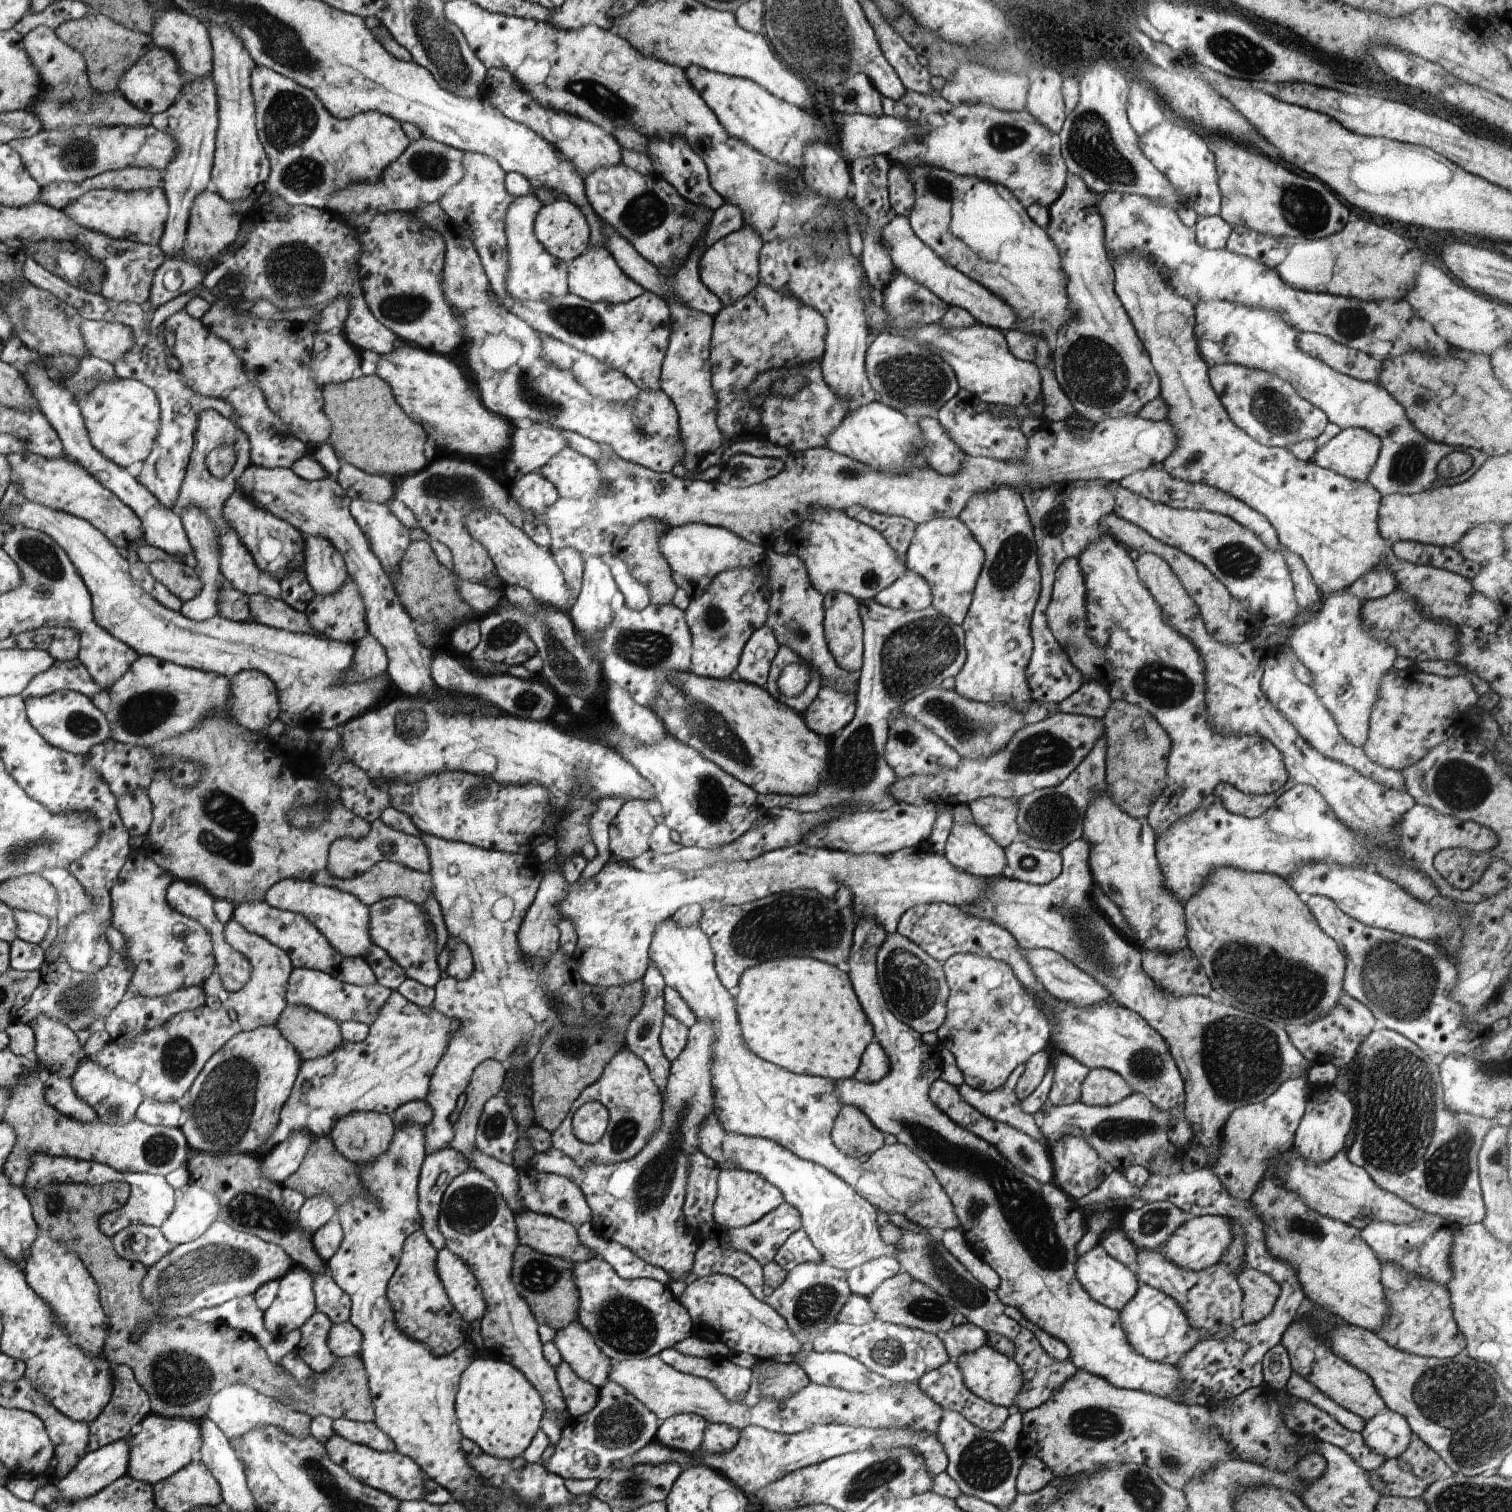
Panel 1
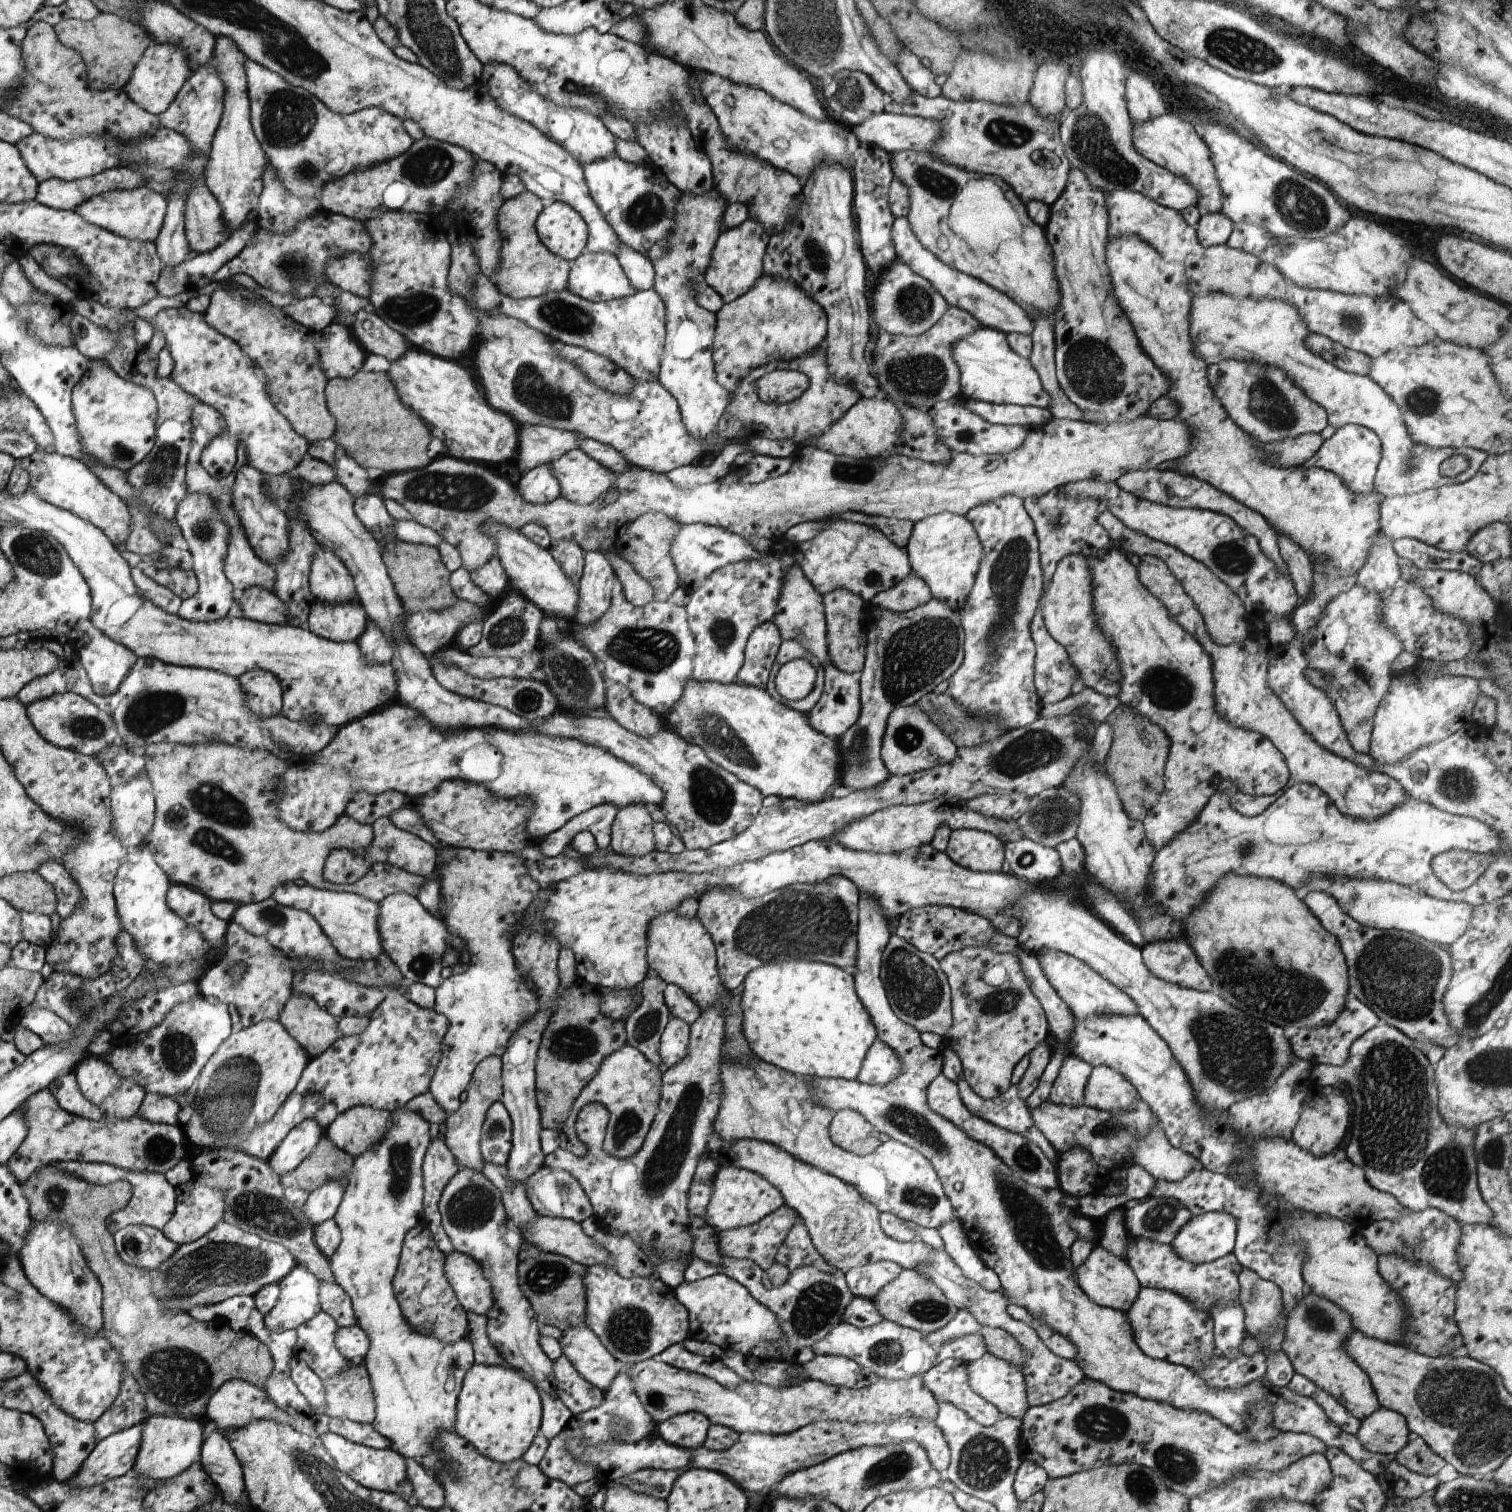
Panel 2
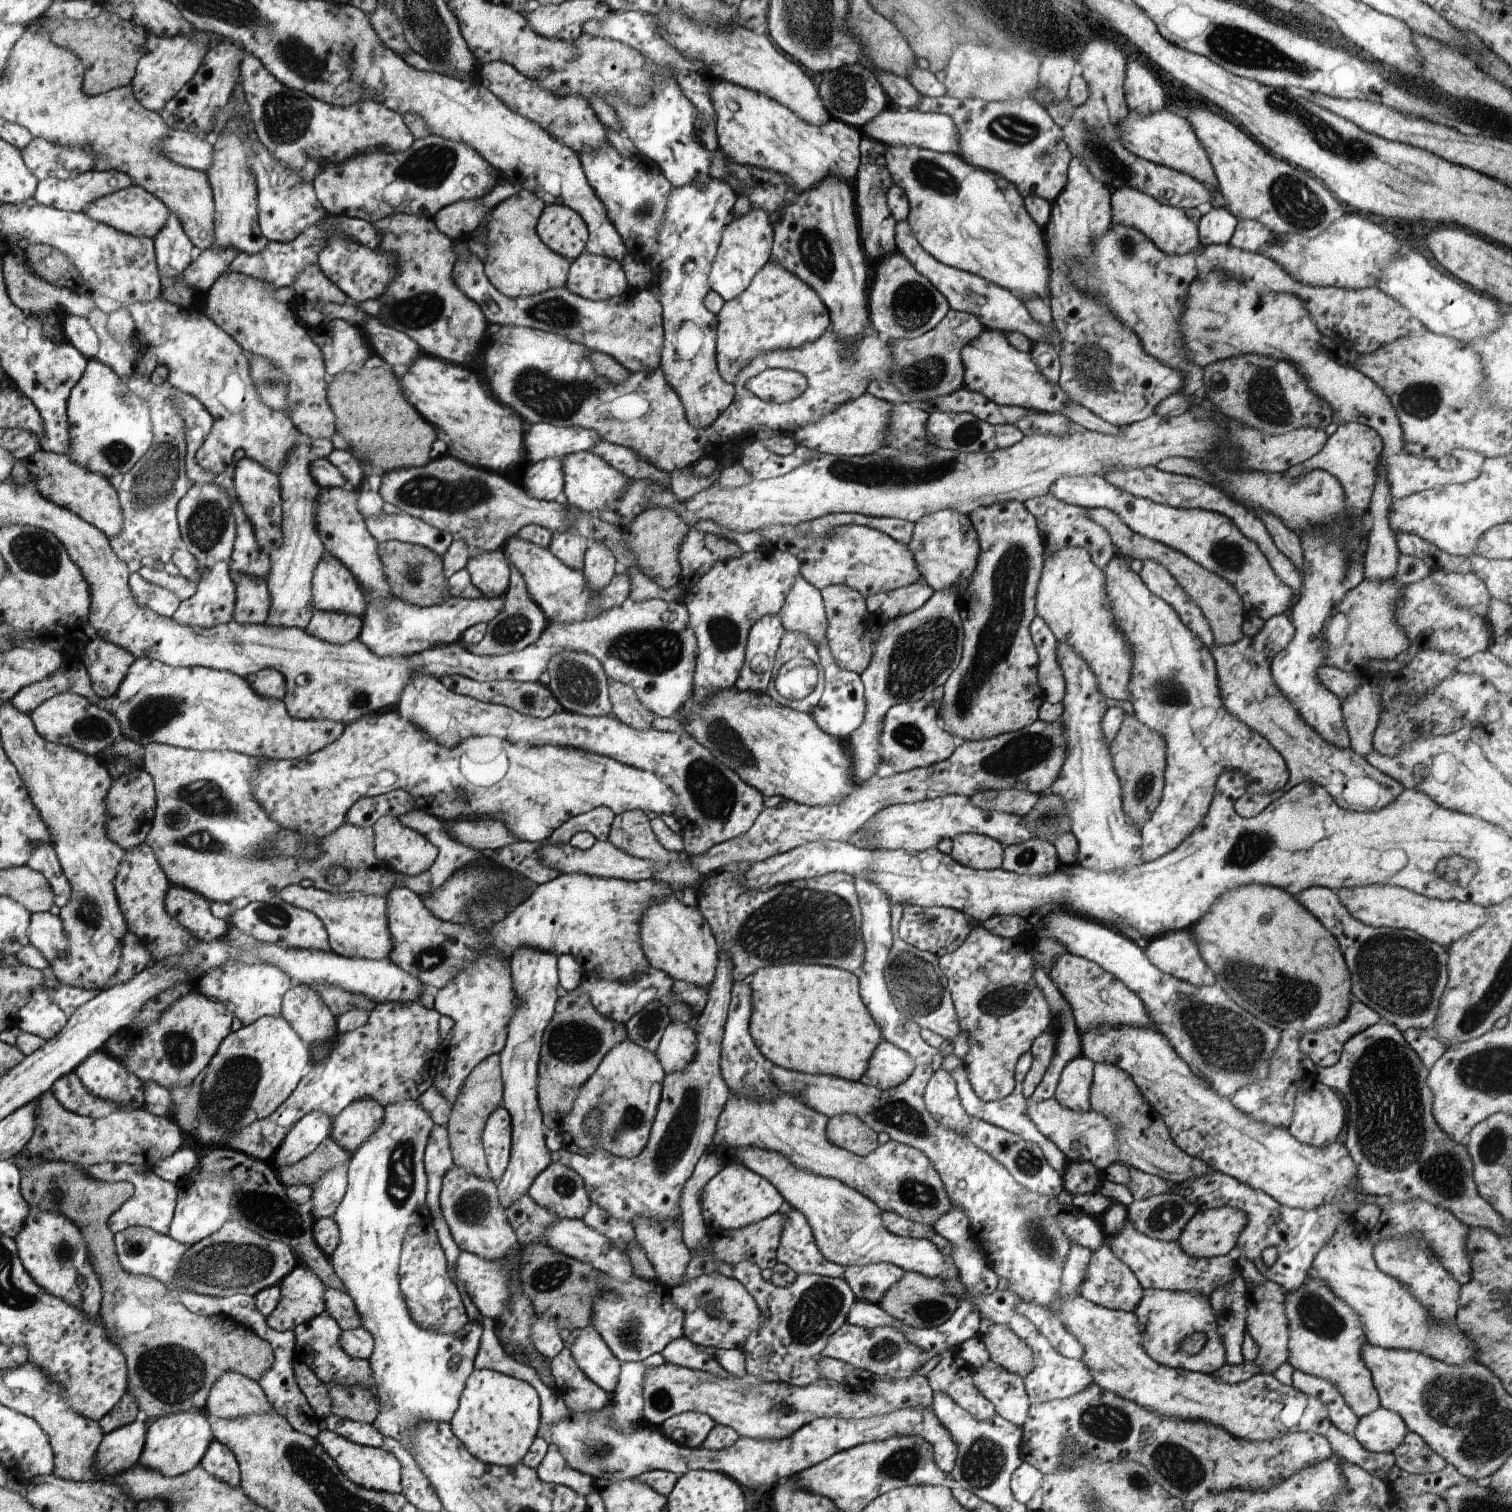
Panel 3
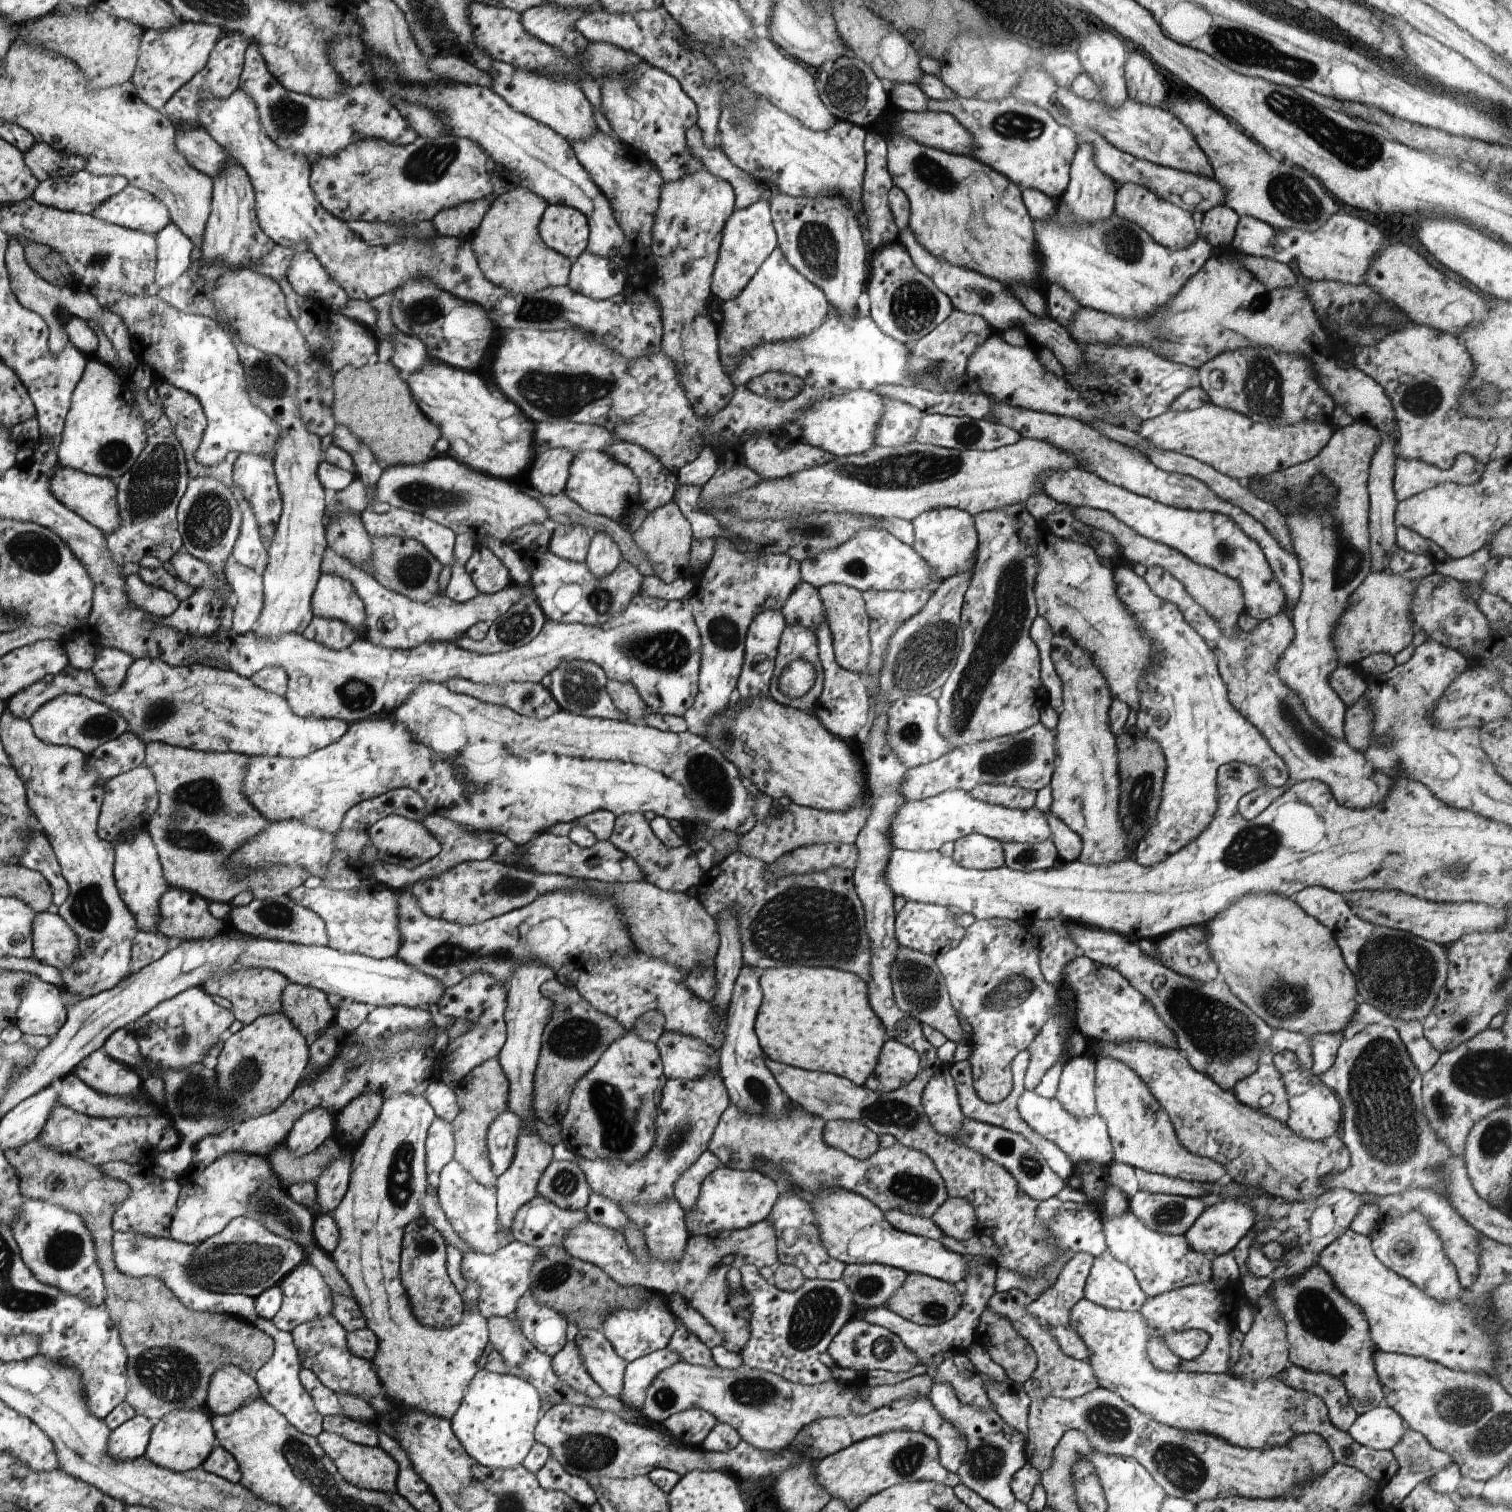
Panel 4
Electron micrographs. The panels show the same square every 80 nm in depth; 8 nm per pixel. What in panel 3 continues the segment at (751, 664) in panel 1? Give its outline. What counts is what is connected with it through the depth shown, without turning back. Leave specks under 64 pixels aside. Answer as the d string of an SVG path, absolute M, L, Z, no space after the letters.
M765 615L753 623L746 638L744 661L733 684L736 689L759 694L766 692L769 679L773 678L774 654L783 633L783 627L776 616Z

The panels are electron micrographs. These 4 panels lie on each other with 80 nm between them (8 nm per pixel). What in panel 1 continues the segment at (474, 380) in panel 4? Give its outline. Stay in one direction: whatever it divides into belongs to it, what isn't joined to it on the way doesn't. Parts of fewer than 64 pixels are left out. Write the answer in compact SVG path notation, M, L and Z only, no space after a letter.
M401 343L391 352L379 354L374 374L388 383L401 410L424 427L439 446L473 456L493 454L510 446L509 424L479 402L477 392L449 357L427 354L421 348Z

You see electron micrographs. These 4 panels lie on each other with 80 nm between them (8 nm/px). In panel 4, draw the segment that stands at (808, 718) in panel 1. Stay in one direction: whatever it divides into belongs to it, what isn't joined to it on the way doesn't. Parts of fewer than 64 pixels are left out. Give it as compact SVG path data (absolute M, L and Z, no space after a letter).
M824 620L814 632L817 641L818 657L823 671L822 691L811 712L821 726L841 740L849 740L860 728L870 721L870 692L858 673L842 669L834 659L829 627Z

